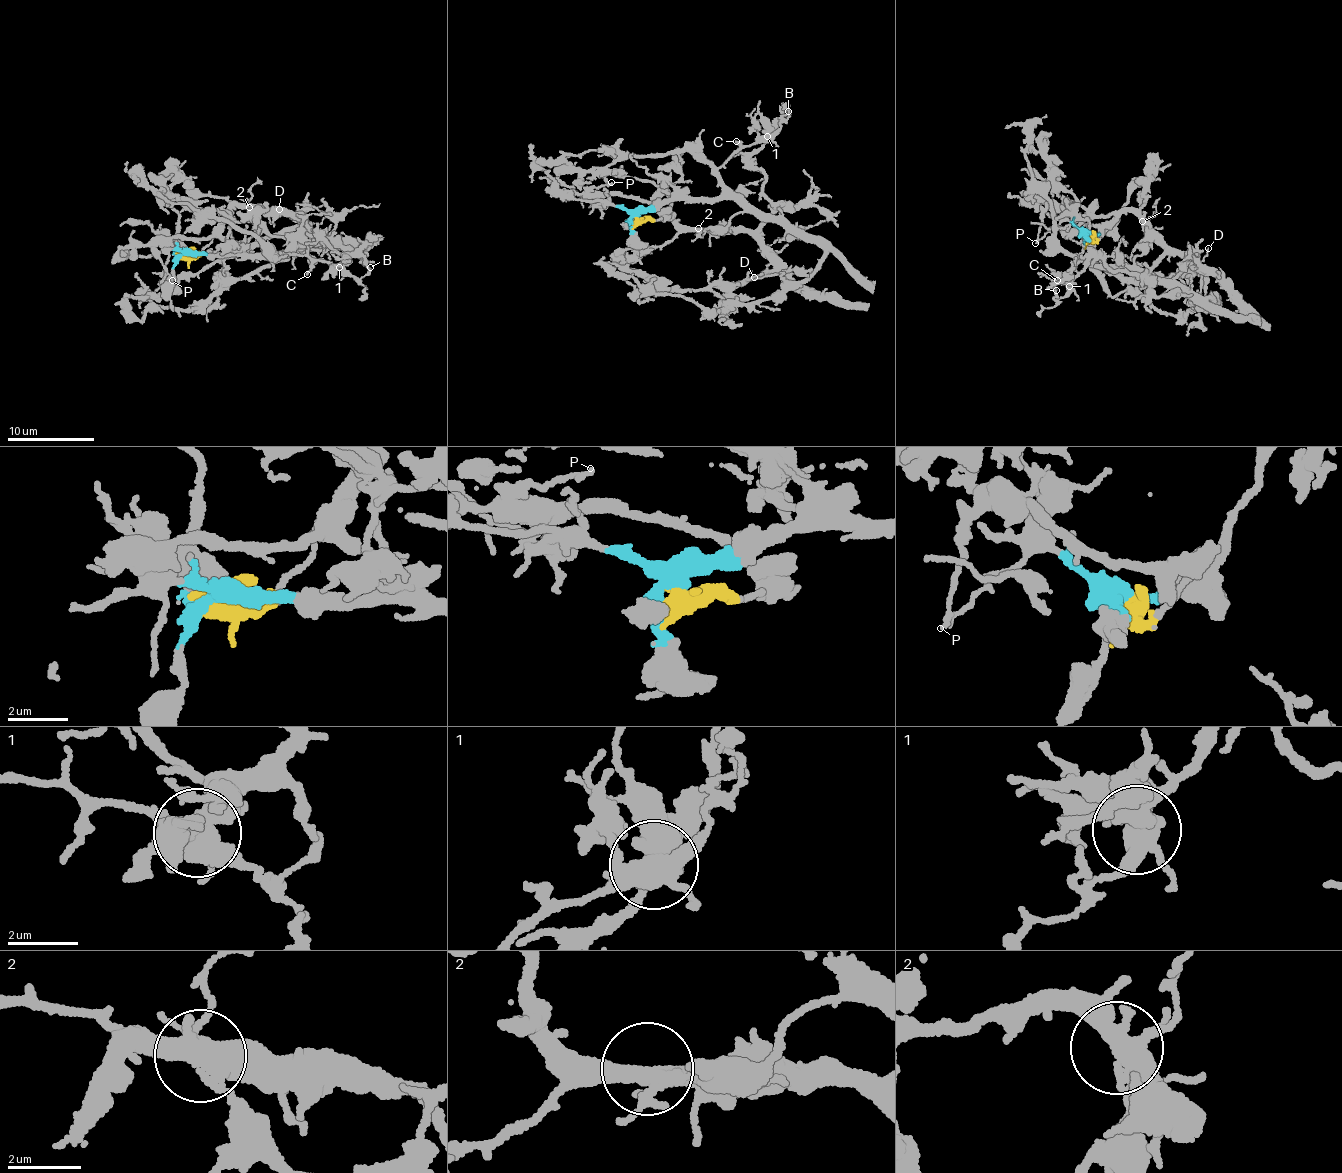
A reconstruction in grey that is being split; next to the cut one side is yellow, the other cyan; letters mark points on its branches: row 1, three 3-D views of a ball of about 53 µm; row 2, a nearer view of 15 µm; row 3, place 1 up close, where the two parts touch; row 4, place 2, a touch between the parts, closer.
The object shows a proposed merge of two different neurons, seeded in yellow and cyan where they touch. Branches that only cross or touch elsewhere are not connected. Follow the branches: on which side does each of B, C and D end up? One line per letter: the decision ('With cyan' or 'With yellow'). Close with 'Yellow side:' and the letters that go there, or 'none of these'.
B: With cyan
C: With cyan
D: With yellow
Yellow side: D

